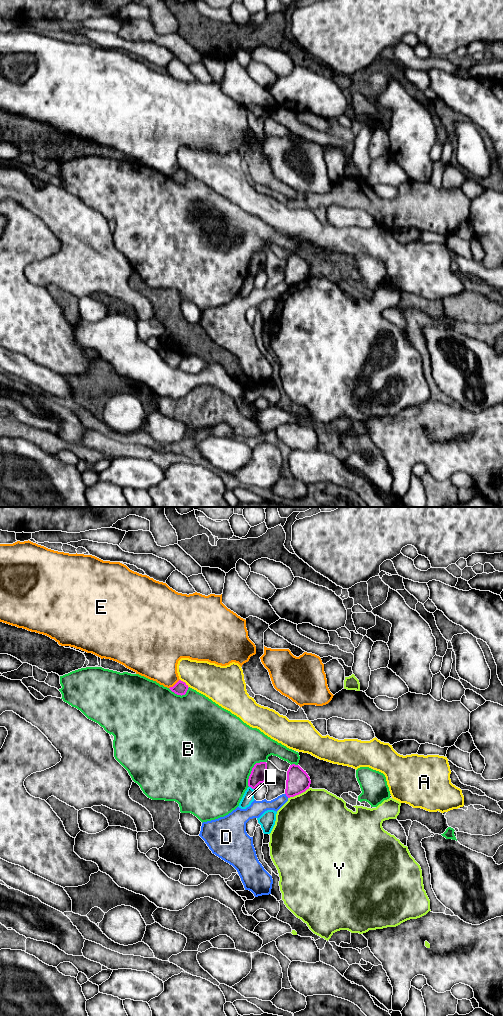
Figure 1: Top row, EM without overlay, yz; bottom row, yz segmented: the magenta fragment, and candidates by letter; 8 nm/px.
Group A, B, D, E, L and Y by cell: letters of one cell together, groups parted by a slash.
A / B / D / E / L / Y

